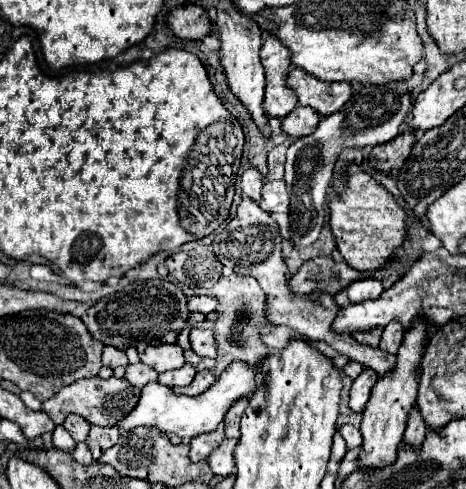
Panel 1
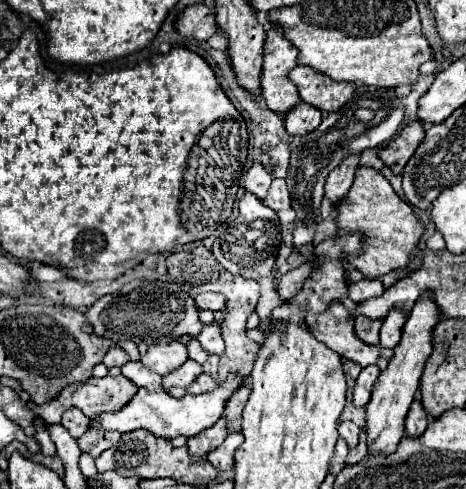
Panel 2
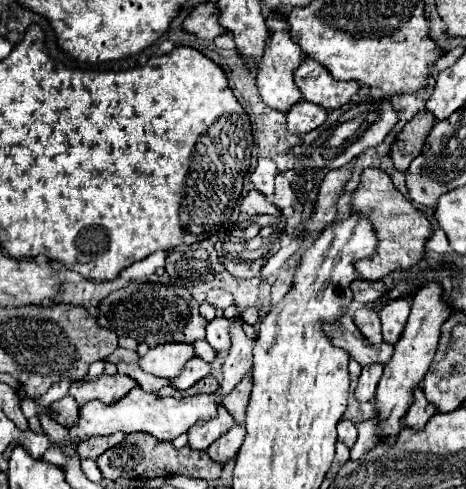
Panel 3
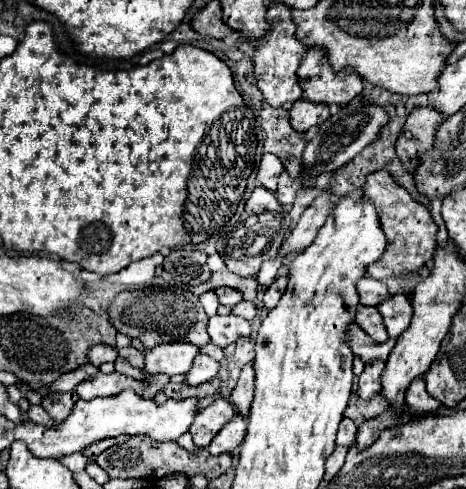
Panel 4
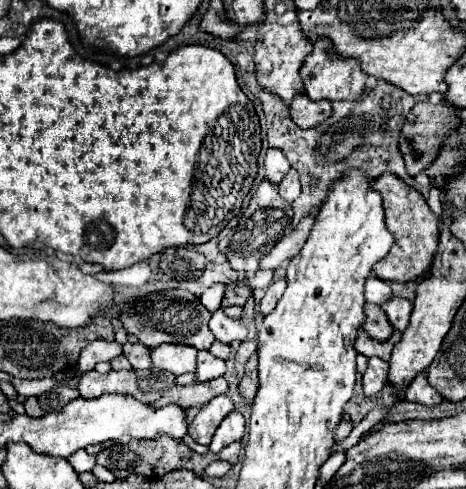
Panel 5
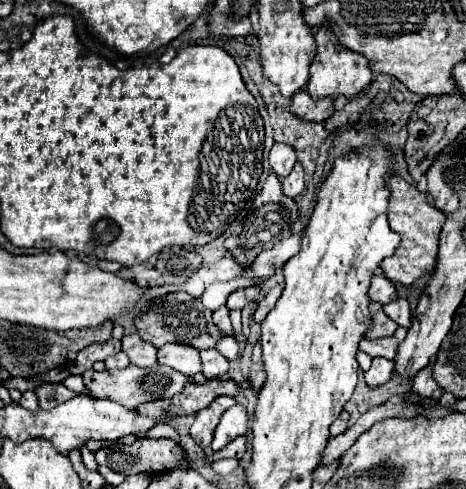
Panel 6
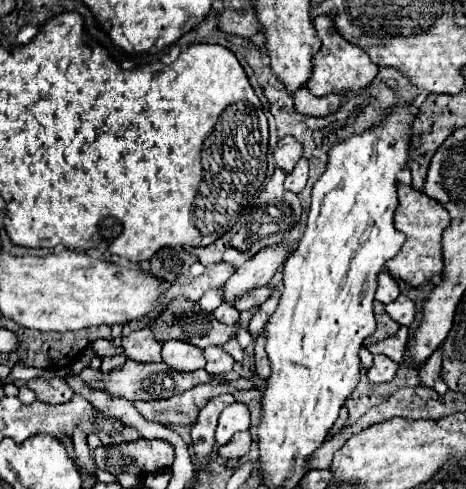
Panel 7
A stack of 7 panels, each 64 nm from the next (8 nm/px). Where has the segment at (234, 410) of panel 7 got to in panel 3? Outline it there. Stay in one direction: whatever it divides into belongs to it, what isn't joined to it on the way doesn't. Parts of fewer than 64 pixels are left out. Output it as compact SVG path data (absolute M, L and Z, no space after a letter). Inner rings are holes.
M232 426L220 440L216 440L206 454L216 460L218 464L226 464L228 460L232 460L240 448L240 444L244 442L244 426Z

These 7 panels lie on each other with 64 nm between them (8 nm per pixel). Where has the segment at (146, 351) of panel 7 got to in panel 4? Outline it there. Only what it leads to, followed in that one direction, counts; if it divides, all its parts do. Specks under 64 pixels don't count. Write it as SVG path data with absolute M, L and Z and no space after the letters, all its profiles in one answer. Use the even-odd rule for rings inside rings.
M128 346L128 348L120 348L118 350L118 356L120 358L126 358L132 366L136 366L136 368L142 368L144 366L144 354L142 352L138 352L134 346Z

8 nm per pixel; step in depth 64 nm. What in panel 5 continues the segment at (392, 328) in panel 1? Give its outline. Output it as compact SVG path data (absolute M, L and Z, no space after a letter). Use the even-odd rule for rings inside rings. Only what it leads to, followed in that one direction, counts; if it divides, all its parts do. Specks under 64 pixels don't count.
M392 298L392 300L388 300L382 306L382 310L386 312L388 322L392 324L392 328L396 332L404 332L406 330L408 322L410 322L410 314L412 314L410 300L406 300L406 298Z

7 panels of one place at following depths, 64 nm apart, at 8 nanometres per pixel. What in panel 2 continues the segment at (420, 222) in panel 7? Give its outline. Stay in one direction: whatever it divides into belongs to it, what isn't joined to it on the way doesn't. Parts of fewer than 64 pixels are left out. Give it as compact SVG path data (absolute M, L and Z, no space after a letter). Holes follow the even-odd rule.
M356 168L354 184L350 192L338 202L338 214L334 220L340 236L358 232L364 238L364 252L360 250L358 254L348 254L346 260L366 278L378 278L396 268L404 268L410 262L420 236L424 234L424 226L414 216L412 206L398 198L388 180L372 168Z

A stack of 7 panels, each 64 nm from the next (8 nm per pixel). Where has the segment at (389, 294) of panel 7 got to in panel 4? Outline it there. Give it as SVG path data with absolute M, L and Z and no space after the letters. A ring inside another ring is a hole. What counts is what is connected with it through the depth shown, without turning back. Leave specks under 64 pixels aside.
M370 276L360 278L356 282L356 290L358 290L360 304L364 304L364 306L378 306L388 296L386 286L382 282L370 278Z

